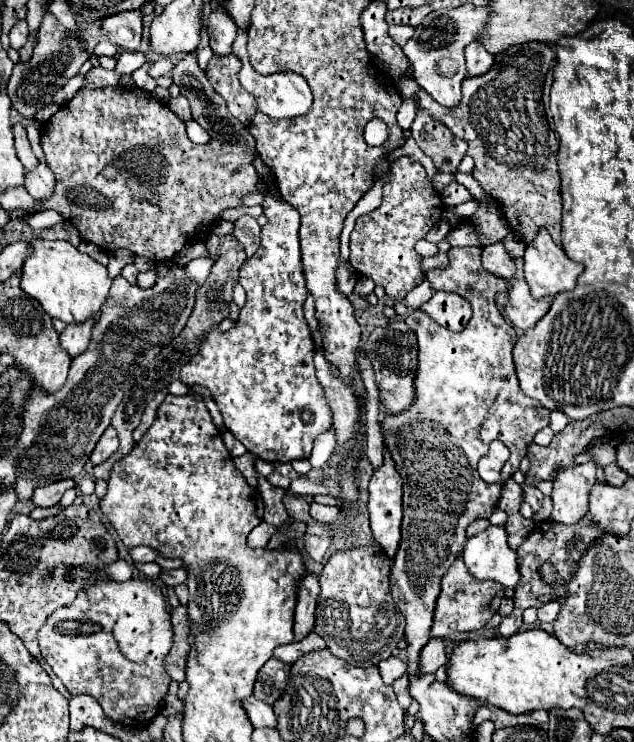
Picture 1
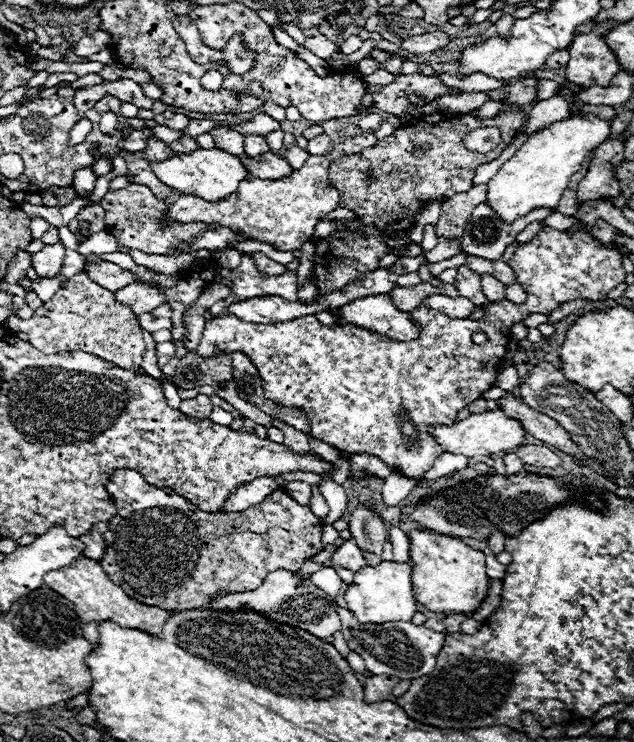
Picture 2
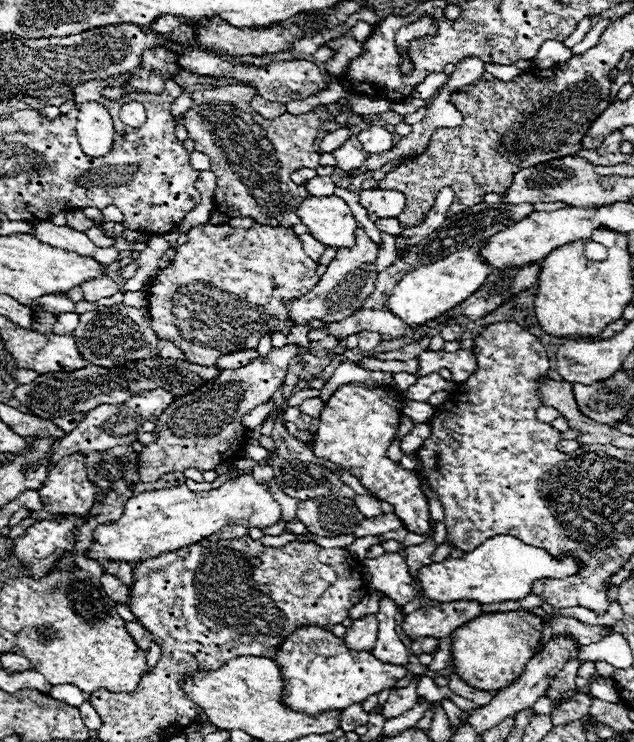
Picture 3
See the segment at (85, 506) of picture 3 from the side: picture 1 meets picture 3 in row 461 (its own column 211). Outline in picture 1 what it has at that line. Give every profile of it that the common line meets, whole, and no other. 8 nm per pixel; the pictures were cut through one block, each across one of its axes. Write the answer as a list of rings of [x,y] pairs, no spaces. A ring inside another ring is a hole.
[[[234,54],[224,58],[214,56],[208,64],[206,76],[214,86],[214,90],[226,100],[230,114],[238,118],[244,126],[248,126],[252,116],[258,112],[258,106],[256,106],[256,98],[240,86],[238,80],[240,68],[242,64]]]

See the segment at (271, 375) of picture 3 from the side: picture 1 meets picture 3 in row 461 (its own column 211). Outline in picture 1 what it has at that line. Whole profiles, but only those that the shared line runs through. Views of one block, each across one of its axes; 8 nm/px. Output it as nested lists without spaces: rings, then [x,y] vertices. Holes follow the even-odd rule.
[[[82,88],[42,126],[40,142],[46,162],[56,176],[56,192],[52,200],[38,204],[34,210],[58,210],[78,228],[82,240],[106,252],[126,248],[150,260],[154,266],[172,262],[196,238],[200,228],[204,230],[200,234],[208,234],[220,222],[220,214],[226,208],[240,206],[246,194],[262,192],[262,178],[252,164],[254,156],[250,148],[236,142],[222,144],[218,140],[194,144],[186,136],[186,124],[168,104],[140,88]]]

